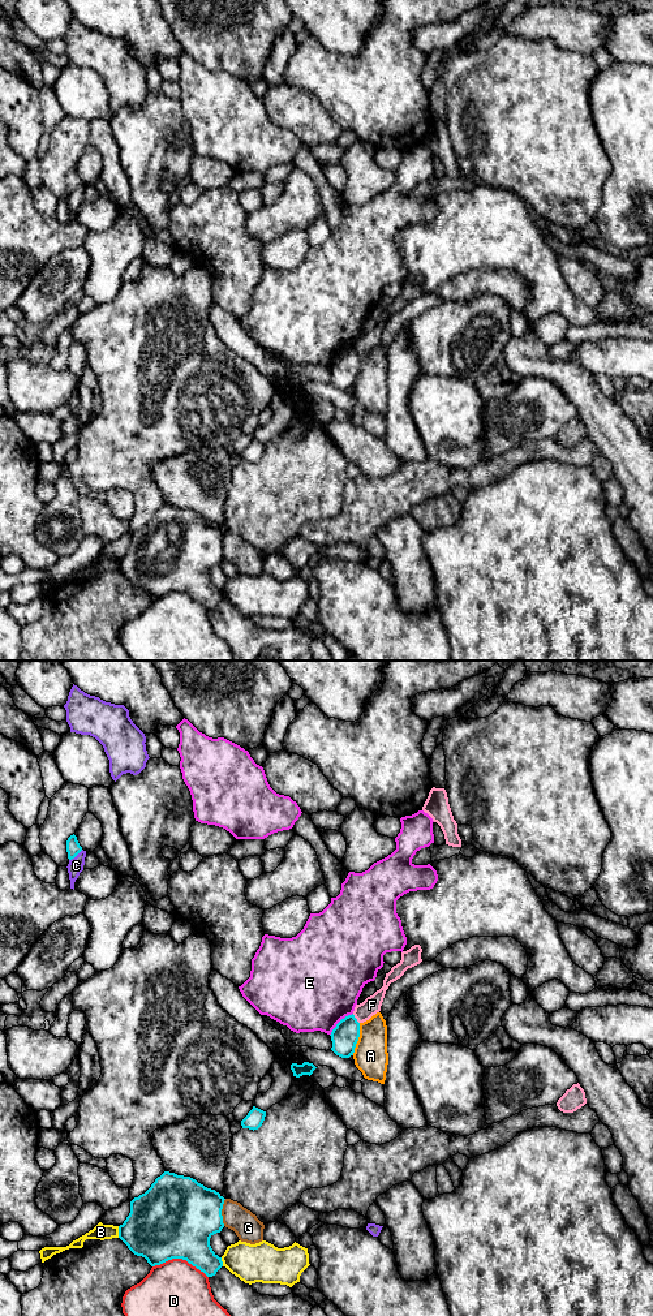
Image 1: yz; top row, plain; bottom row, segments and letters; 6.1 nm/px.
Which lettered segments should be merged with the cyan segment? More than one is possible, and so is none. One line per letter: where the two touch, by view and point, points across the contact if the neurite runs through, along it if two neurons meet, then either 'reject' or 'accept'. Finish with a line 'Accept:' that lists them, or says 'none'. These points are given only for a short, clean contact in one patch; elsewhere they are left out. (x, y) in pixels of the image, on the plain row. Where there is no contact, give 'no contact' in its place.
A: meets cyan in yz at (357, 371); reject
B: meets cyan in yz at (119, 564); reject
C: meets cyan in yz at (76, 188); reject
D: meets cyan in yz at (180, 590); reject
E: meets cyan in yz at (339, 355); border along yz (352, 345), (346, 348), (330, 368); reject
F: meets cyan in yz at (356, 352); border along yz (352, 347), (359, 356); reject
G: meets cyan in yz at (220, 545); reject
Accept: none

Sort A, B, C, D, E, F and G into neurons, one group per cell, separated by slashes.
A / B / C / D / E / F / G

